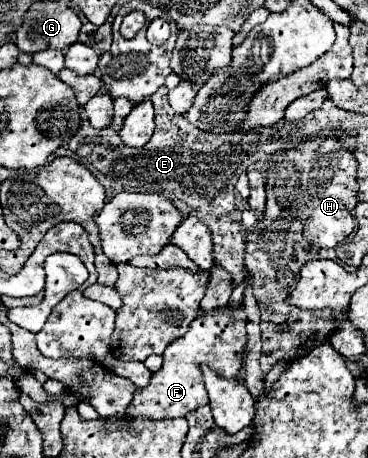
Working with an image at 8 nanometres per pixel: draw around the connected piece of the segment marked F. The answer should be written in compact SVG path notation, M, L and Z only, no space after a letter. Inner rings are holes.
M227 305L225 311L199 315L191 323L189 331L167 347L163 355L163 367L161 371L153 373L149 387L135 391L135 397L127 407L127 415L149 419L173 419L185 417L189 411L207 405L209 399L203 385L203 369L209 367L227 379L233 379L239 373L243 365L243 349L247 343L245 323L247 311L243 309L243 305L239 309ZM219 327L229 327L229 333Z

